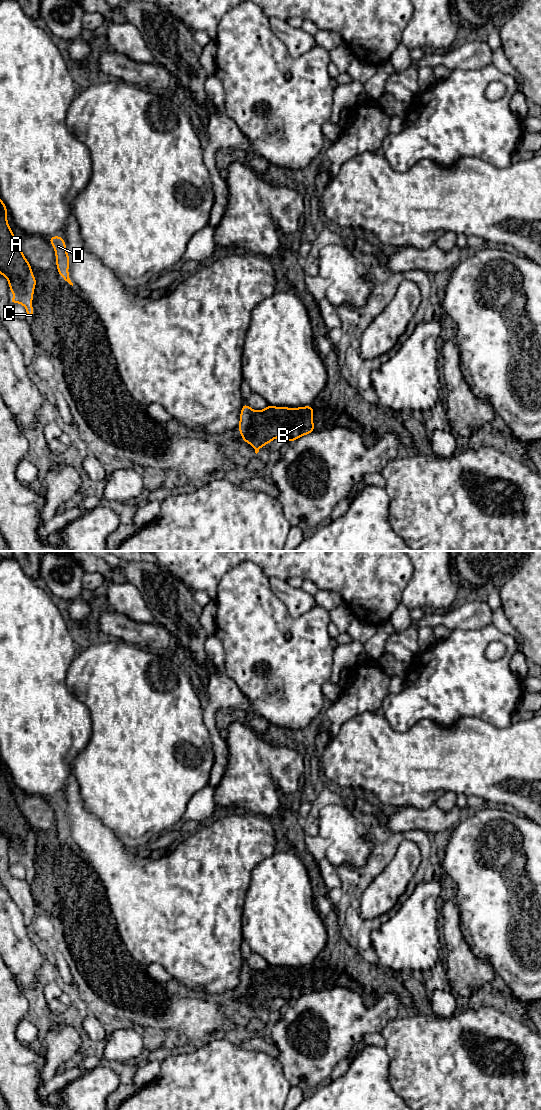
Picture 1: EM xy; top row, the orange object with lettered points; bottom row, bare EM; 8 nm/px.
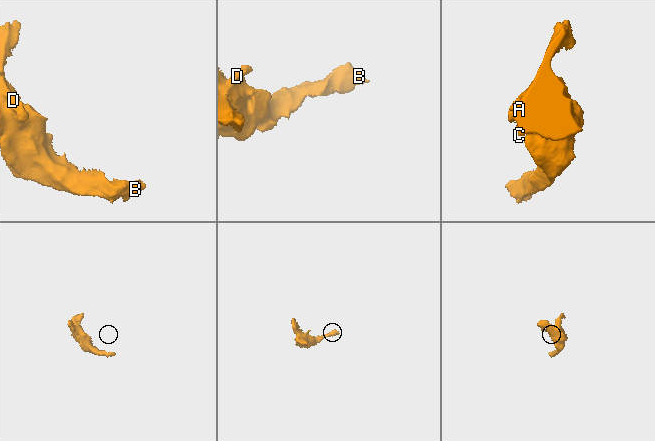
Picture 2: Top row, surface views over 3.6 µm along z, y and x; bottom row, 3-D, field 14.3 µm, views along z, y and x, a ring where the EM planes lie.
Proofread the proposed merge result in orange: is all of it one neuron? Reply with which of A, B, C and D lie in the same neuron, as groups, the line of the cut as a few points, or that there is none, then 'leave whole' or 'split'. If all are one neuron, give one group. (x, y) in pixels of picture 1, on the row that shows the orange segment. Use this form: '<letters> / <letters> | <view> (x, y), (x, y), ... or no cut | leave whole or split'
A B C D | no cut | leave whole

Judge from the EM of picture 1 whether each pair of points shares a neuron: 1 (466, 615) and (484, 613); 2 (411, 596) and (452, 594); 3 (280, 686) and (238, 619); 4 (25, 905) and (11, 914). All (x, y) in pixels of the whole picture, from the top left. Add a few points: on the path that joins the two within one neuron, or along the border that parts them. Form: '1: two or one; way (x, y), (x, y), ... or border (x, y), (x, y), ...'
1: one; way (470, 614), (480, 614)
2: one; way (421, 594), (442, 594)
3: one; way (280, 669), (280, 665), (255, 636)
4: two; border (10, 896), (22, 914), (23, 922), (30, 929)

